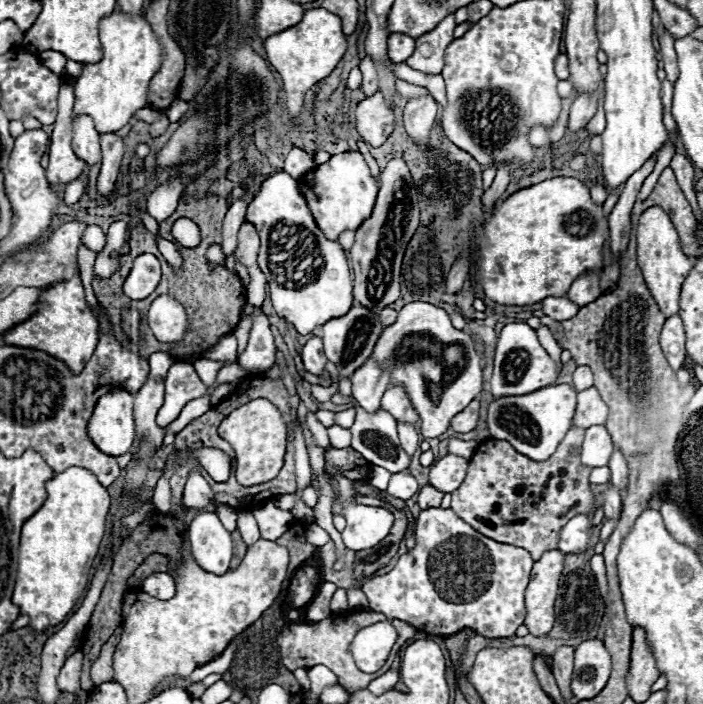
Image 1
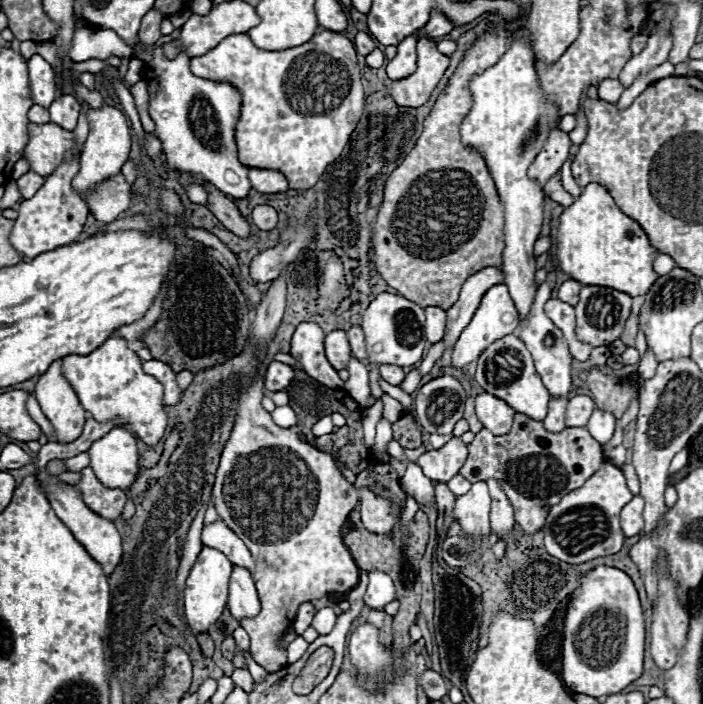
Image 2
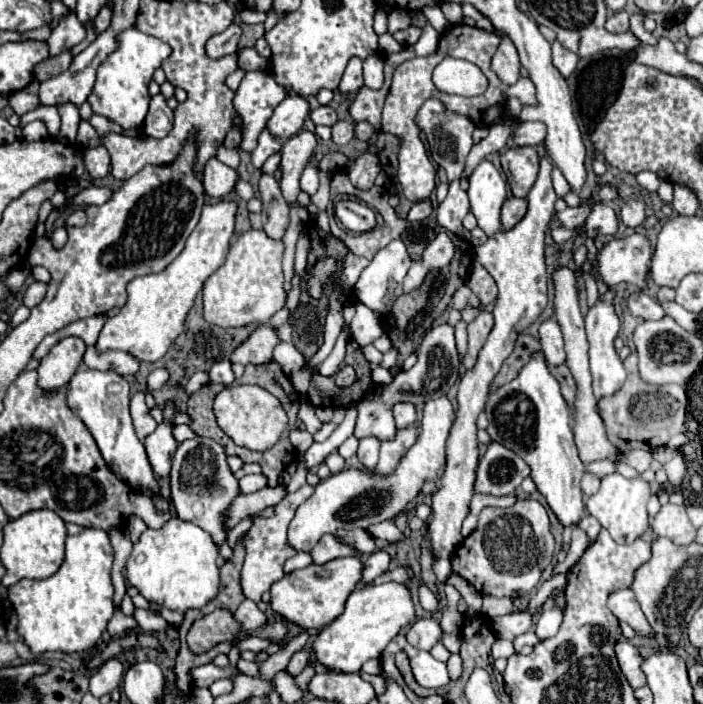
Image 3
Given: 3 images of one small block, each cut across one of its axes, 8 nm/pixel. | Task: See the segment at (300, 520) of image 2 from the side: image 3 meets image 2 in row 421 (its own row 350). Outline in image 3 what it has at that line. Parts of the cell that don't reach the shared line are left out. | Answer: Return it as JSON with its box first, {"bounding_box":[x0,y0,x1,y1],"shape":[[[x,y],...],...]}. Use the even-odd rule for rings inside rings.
{"bounding_box":[232,324,278,366],"shape":[[[268,324],[256,328],[250,338],[240,344],[240,348],[234,350],[232,362],[240,362],[244,366],[248,364],[266,364],[272,360],[272,350],[278,344],[278,334]]]}

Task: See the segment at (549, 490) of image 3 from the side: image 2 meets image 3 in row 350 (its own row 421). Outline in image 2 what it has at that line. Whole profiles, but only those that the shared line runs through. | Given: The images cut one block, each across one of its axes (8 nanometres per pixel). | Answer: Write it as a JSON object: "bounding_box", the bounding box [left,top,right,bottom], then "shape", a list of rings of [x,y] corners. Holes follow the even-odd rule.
{"bounding_box":[474,334,550,422],"shape":[[[514,334],[494,342],[492,346],[488,346],[482,352],[482,356],[478,358],[478,368],[476,368],[474,380],[478,382],[480,388],[484,388],[484,392],[494,394],[496,398],[504,400],[516,412],[526,414],[538,422],[542,422],[546,418],[546,406],[550,400],[550,392],[544,388],[540,376],[536,374],[532,356],[526,350],[524,342],[520,338],[516,338]]]}

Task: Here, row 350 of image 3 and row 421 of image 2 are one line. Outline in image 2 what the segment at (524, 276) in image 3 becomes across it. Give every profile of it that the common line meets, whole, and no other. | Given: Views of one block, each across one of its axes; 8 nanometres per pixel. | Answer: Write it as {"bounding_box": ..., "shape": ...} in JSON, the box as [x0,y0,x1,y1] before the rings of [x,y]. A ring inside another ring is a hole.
{"bounding_box":[474,392,516,436],"shape":[[[484,392],[484,394],[476,396],[474,408],[476,408],[476,416],[484,424],[484,428],[494,432],[496,436],[510,432],[512,416],[516,412],[506,402],[502,402],[496,396],[490,396],[490,394]]]}

